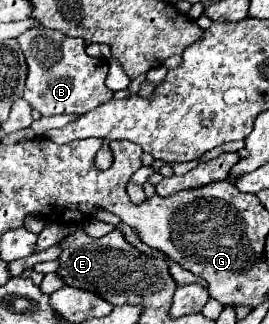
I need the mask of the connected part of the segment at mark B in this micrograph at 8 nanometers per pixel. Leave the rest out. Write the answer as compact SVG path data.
M32 26L24 34L16 38L18 46L22 48L28 64L28 78L26 78L26 88L24 88L24 100L32 104L42 116L52 116L52 114L84 114L96 108L100 102L106 102L112 98L112 92L104 86L104 76L108 74L108 62L100 58L92 58L86 54L86 44L80 38L68 38L58 30L48 30L44 26Z

